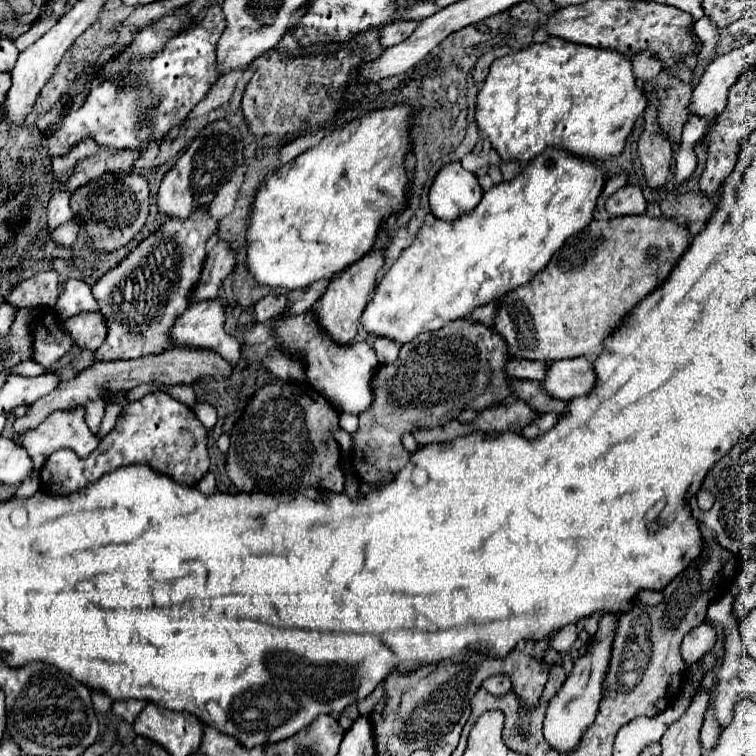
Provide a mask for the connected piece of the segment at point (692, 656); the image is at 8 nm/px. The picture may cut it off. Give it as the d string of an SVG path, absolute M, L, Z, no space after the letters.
M703 622L701 626L693 628L685 640L683 640L683 646L681 646L681 654L685 658L685 664L691 666L695 662L699 662L707 652L713 650L717 642L717 632L715 632L715 626L709 624L709 622Z

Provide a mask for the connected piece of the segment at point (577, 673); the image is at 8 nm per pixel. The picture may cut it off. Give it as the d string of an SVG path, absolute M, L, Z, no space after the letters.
M603 616L599 620L599 630L595 634L595 638L591 640L591 644L587 646L587 654L583 654L581 658L575 660L573 672L567 676L565 684L561 686L561 690L551 698L547 712L545 712L545 722L543 722L543 732L545 732L545 740L563 754L569 754L569 750L573 750L573 746L577 746L577 742L581 740L581 734L593 724L599 702L601 702L601 684L605 678L605 670L609 666L609 656L611 656L611 644L613 644L613 636L615 636L615 622L617 616Z

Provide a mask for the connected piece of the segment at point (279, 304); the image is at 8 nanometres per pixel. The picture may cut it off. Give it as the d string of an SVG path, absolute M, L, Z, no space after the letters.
M265 296L255 304L255 316L259 322L263 320L271 320L277 314L281 314L287 306L287 298L285 296Z

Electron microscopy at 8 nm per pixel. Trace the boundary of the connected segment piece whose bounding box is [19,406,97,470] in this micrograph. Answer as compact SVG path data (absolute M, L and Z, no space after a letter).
M75 406L73 410L57 410L53 412L47 420L43 420L37 428L33 430L27 430L25 434L19 436L19 442L21 446L27 450L29 458L33 460L33 466L37 470L43 468L45 460L55 452L55 450L61 450L61 448L69 448L73 450L79 458L87 458L95 448L97 448L97 436L89 430L89 426L85 424L85 410L81 406Z

